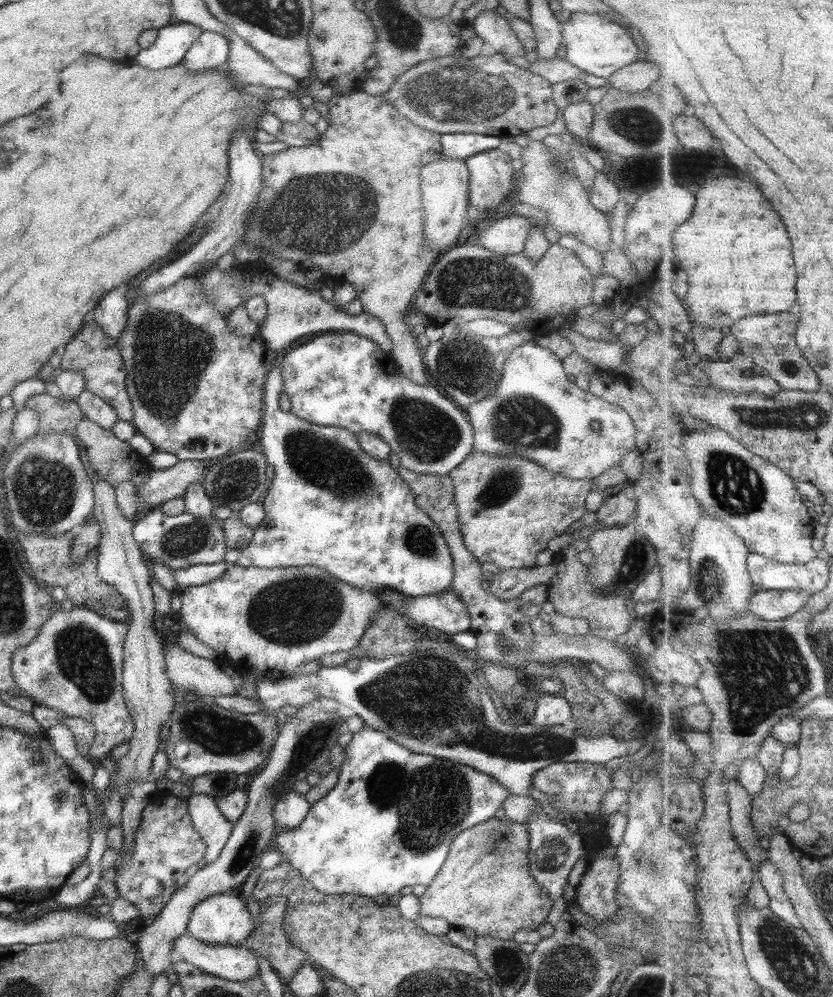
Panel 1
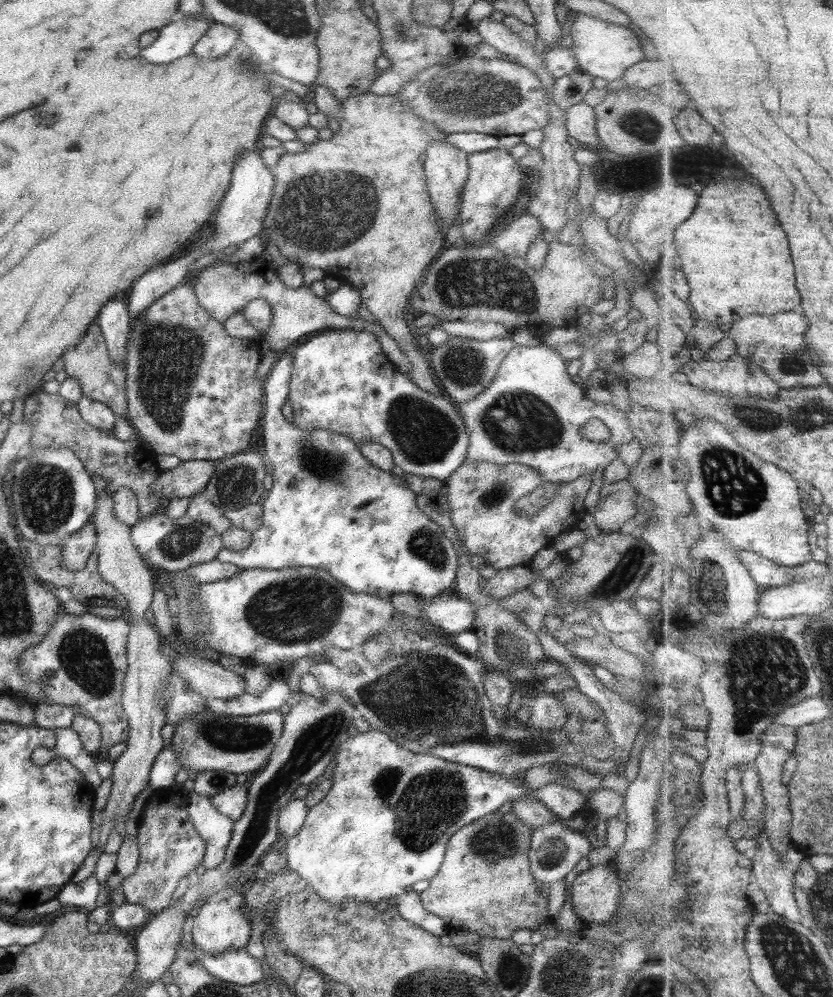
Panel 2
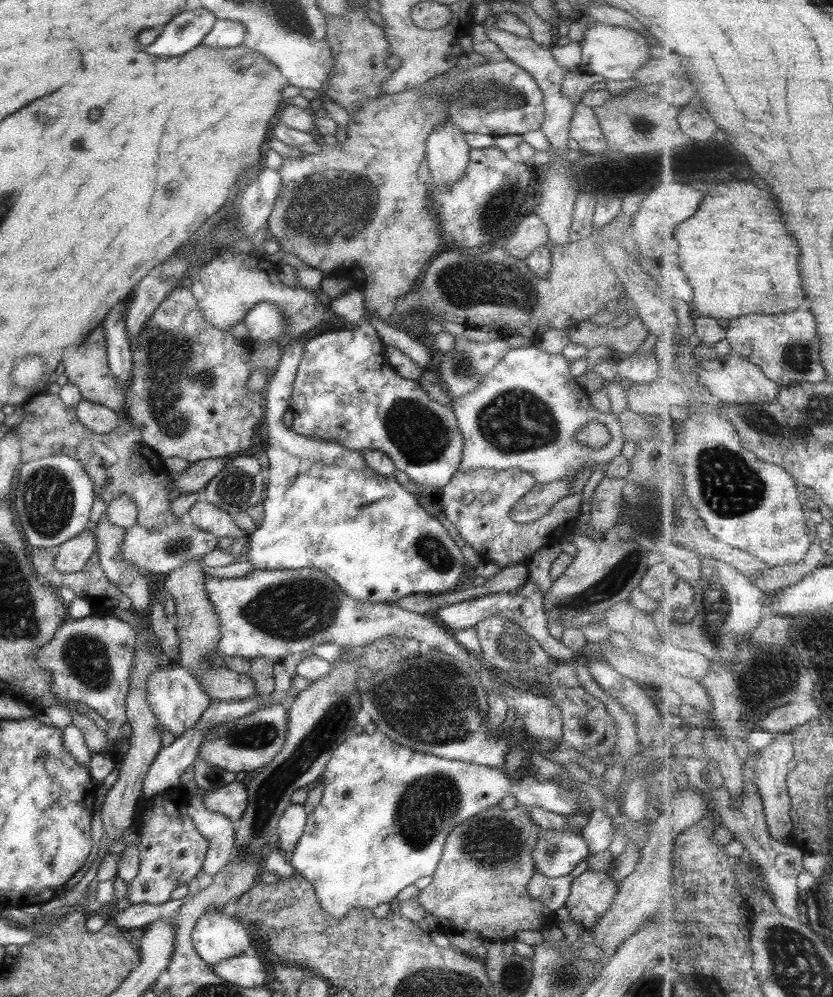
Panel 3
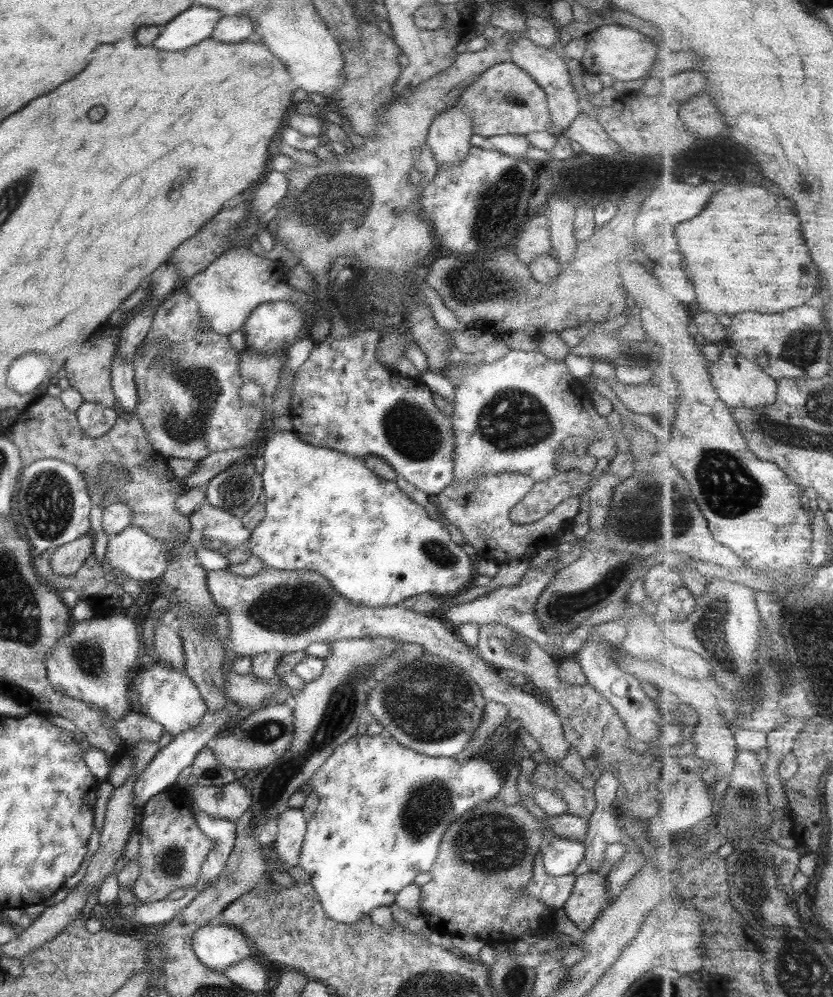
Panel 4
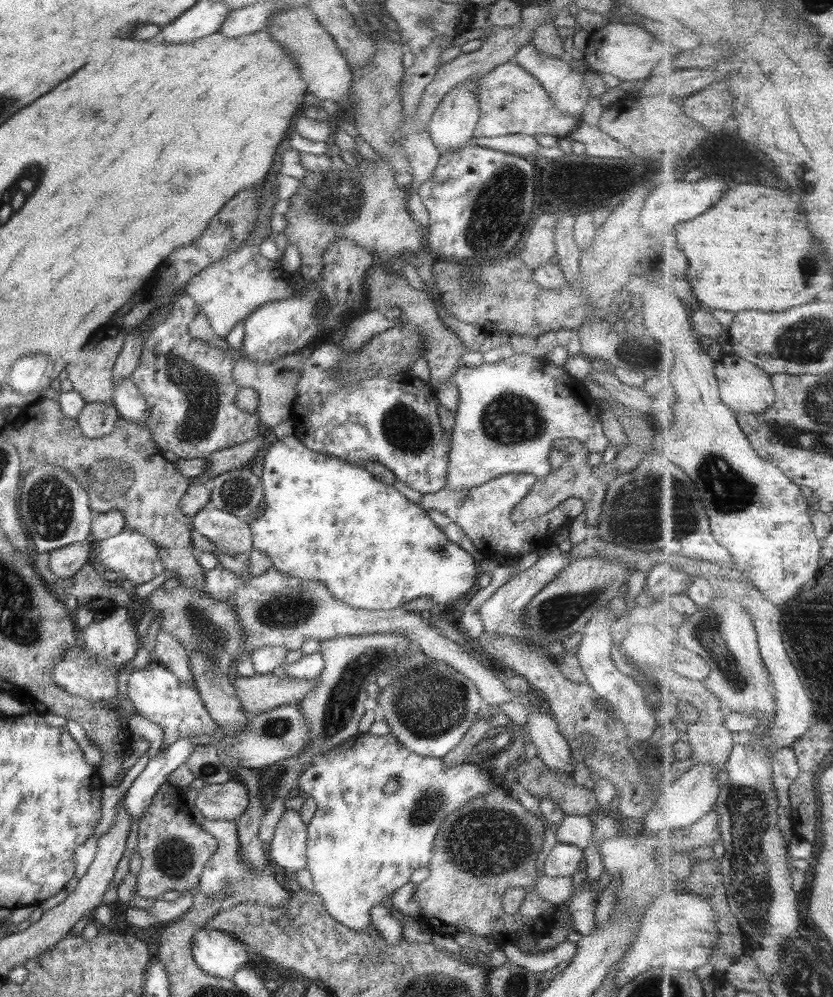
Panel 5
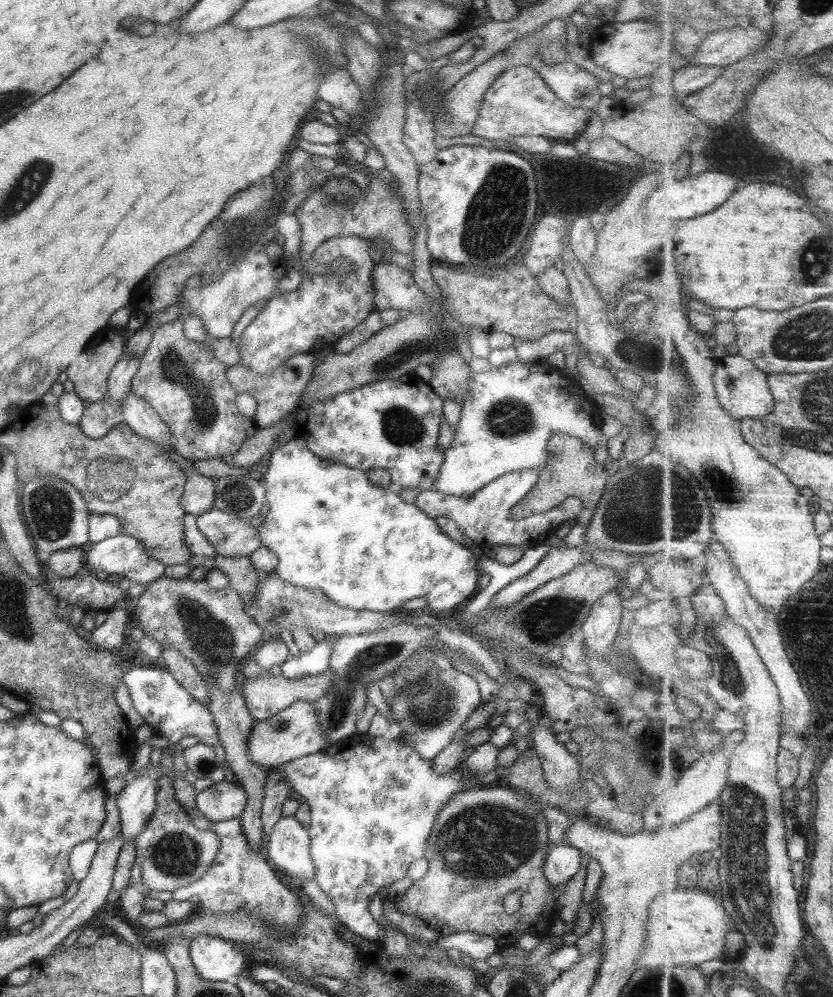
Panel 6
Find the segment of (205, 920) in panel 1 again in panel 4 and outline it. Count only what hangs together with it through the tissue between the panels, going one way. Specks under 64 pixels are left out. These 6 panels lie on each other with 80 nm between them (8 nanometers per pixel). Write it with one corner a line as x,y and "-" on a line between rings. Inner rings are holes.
220,915
196,928
191,942
197,960
219,974
254,952
247,937
238,928
222,924

